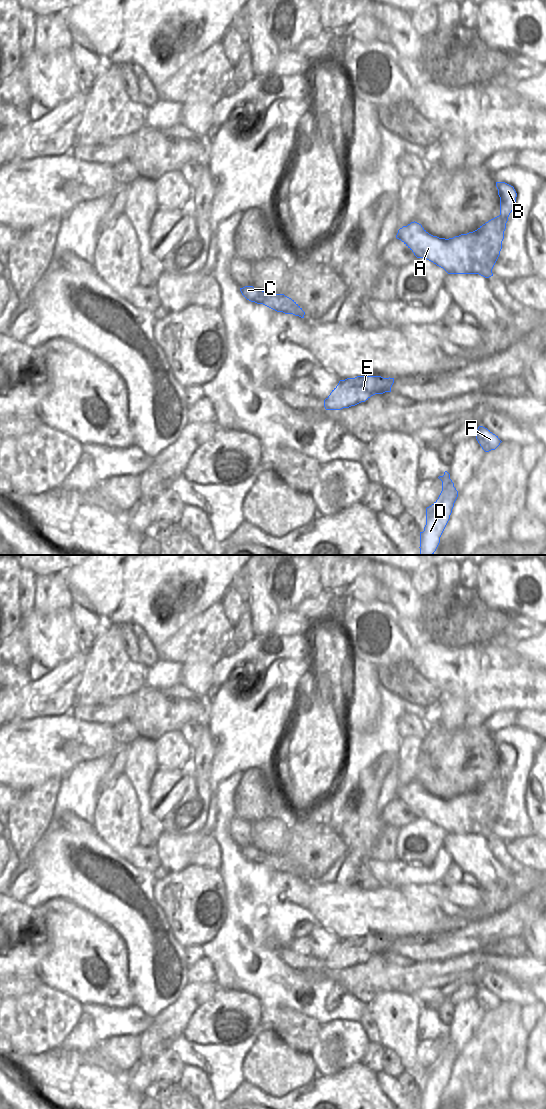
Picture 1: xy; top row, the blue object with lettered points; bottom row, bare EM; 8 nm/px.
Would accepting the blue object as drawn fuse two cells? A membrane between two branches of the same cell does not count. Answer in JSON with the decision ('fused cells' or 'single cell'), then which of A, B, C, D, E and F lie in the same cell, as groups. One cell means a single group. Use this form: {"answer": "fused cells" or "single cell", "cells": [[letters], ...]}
{"answer": "fused cells", "cells": [["A", "B", "C", "D", "F"], ["E"]]}

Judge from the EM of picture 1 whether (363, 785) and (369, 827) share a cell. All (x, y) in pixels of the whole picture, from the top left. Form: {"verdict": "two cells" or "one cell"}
{"verdict": "one cell"}

